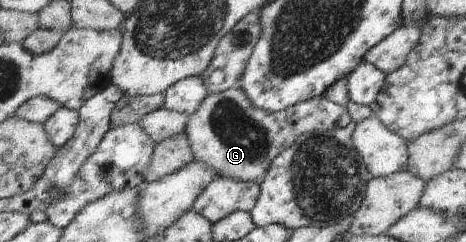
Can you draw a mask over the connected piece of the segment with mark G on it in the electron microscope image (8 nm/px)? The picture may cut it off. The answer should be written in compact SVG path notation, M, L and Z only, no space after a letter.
M238 87L217 94L208 94L201 101L200 107L189 116L184 133L195 159L203 161L208 167L211 167L216 176L260 184L260 180L266 175L272 160L284 149L290 147L298 136L320 130L336 130L339 127L346 127L352 120L346 106L335 104L323 95L293 105L284 111L270 113L252 105L246 94Z

